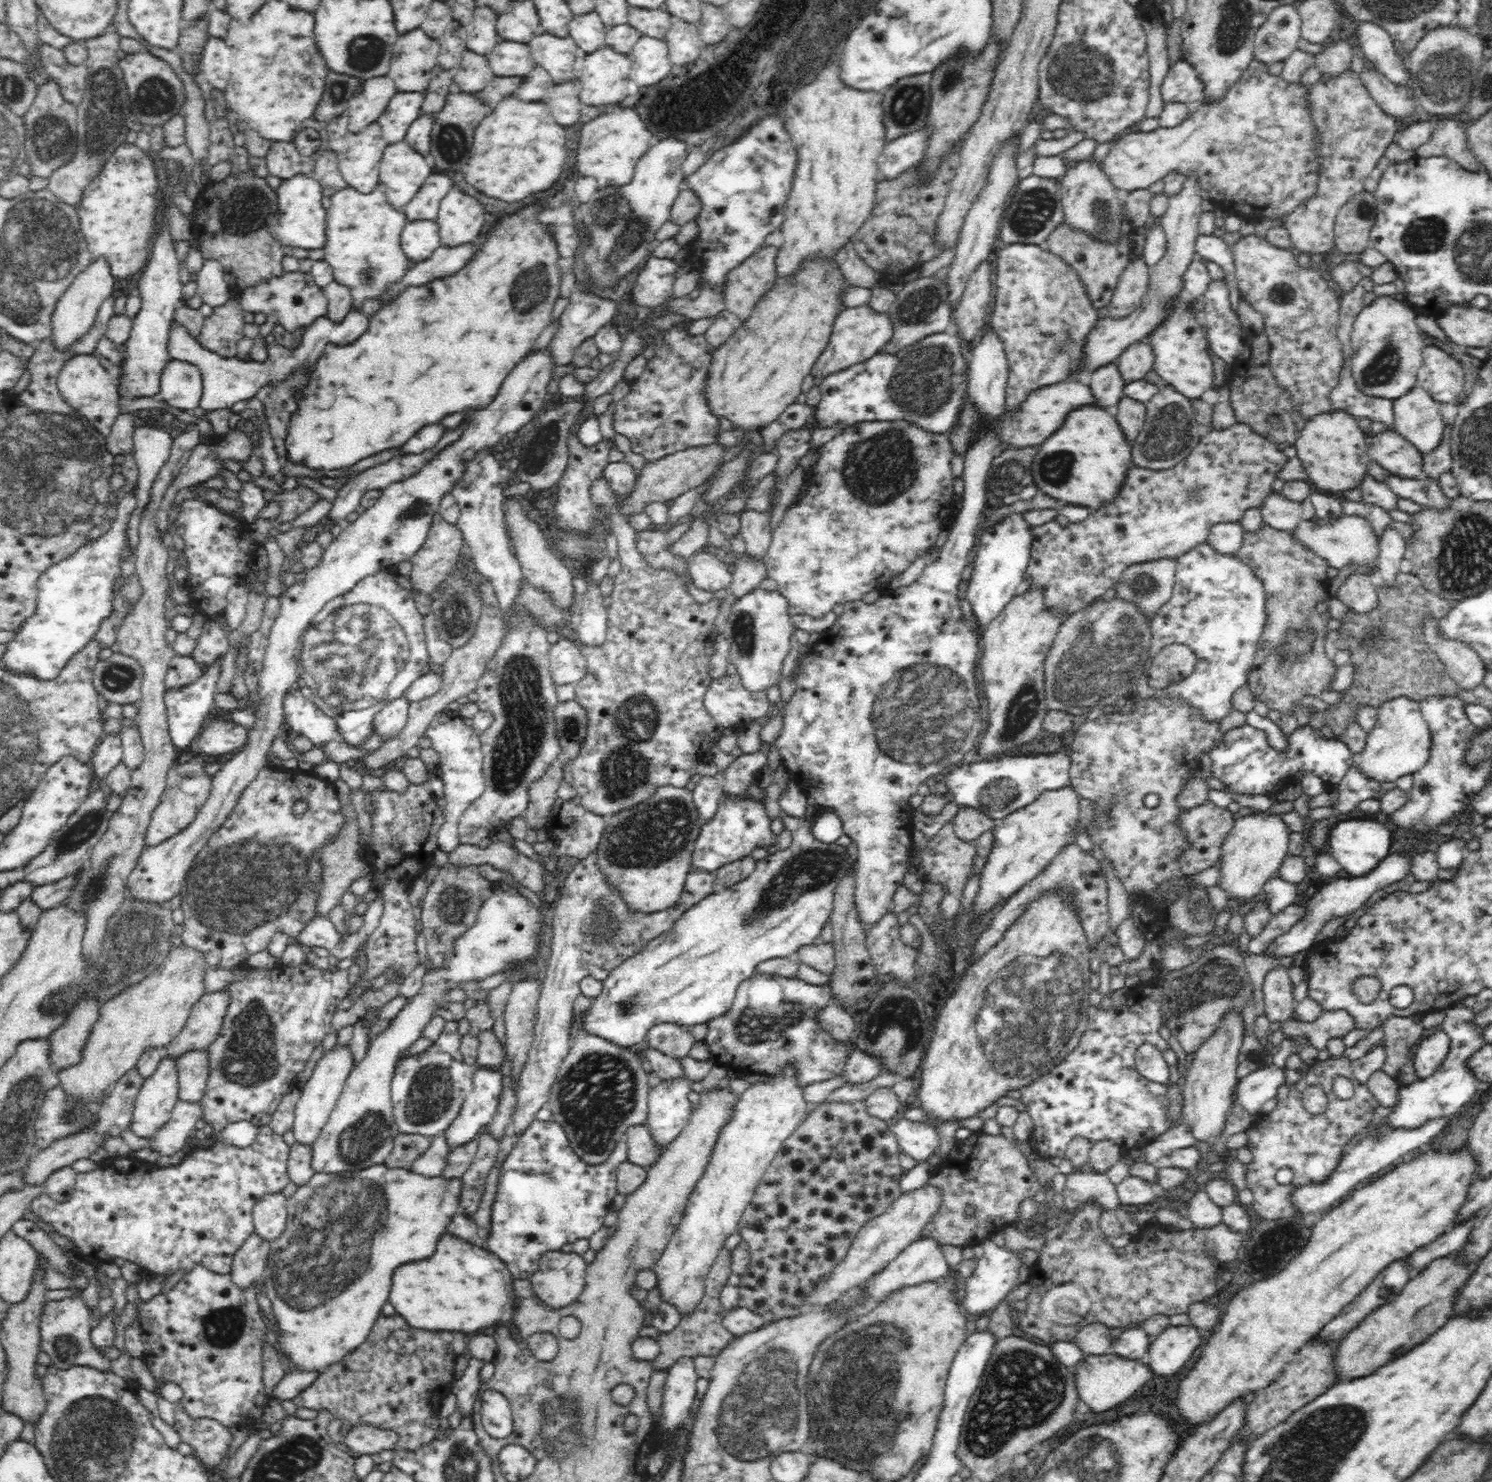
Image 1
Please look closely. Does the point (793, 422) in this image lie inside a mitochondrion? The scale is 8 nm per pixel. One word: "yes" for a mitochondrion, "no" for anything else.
no

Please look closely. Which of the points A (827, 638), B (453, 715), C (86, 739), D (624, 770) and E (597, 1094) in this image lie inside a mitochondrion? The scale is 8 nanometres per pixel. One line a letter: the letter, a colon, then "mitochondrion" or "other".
A: other
B: other
C: other
D: mitochondrion
E: mitochondrion

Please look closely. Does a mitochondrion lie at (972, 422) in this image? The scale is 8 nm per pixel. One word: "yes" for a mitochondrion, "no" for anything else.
yes

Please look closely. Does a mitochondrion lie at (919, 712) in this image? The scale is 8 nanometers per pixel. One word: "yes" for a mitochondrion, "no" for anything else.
yes

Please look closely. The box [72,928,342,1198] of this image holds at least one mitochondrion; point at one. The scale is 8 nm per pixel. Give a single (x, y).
(250, 1058)

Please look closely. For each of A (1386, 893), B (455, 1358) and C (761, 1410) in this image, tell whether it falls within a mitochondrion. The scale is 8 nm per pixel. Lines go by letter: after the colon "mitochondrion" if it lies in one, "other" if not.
A: other
B: other
C: mitochondrion

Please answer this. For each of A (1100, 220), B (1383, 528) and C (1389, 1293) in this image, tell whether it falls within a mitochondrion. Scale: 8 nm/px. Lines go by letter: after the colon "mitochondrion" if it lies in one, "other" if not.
A: mitochondrion
B: other
C: other

